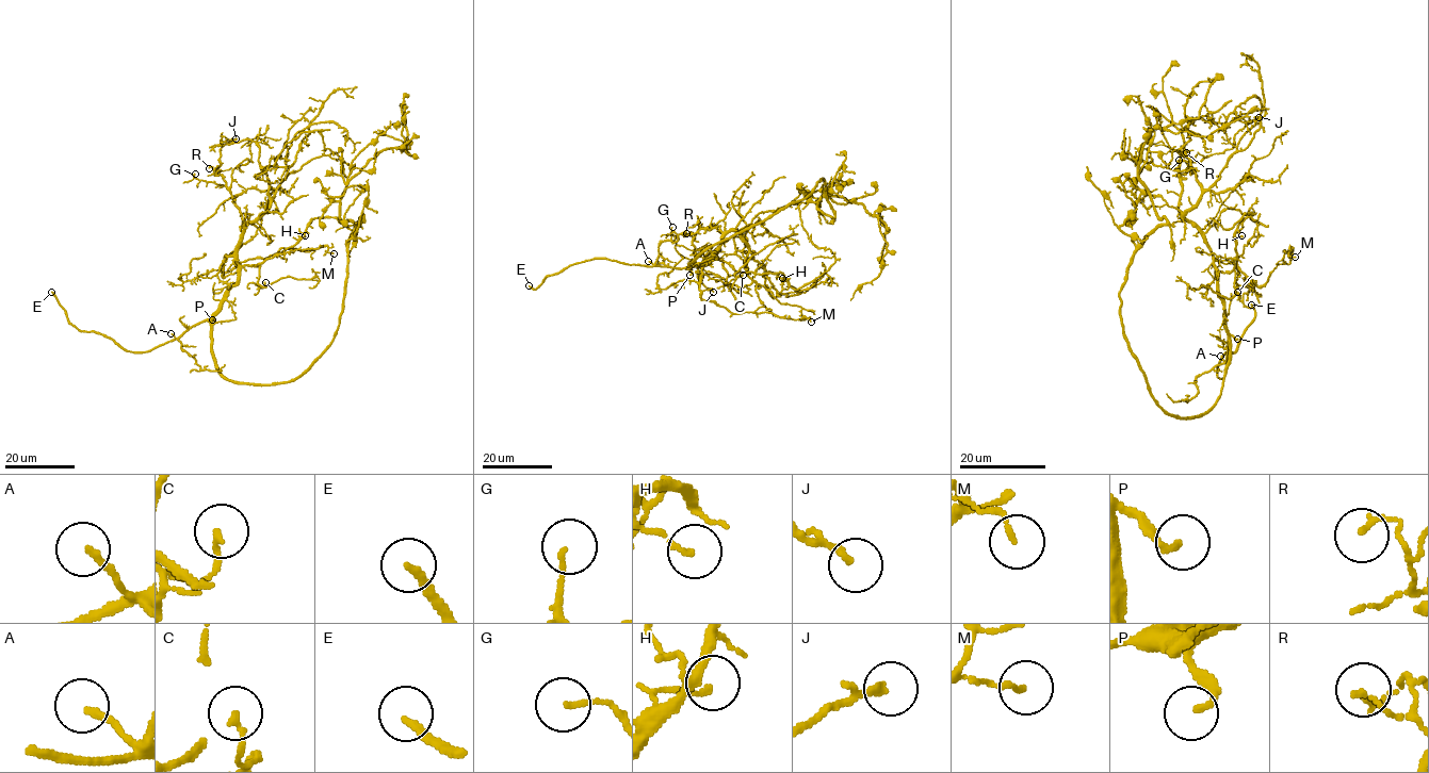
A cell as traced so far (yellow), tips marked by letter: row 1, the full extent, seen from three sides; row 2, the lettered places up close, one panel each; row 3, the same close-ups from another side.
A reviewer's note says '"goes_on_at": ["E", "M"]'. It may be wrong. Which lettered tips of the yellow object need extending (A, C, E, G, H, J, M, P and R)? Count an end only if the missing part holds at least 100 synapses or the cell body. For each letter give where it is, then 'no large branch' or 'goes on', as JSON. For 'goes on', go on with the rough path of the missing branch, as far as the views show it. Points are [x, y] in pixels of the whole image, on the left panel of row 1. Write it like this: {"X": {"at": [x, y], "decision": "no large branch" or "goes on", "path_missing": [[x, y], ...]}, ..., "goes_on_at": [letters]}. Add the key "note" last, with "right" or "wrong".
{"A": {"at": [171, 333], "decision": "no large branch"}, "C": {"at": [265, 282], "decision": "no large branch"}, "E": {"at": [51, 292], "decision": "goes on", "path_missing": [[51, 292], [27, 270], [11, 263]]}, "G": {"at": [195, 174], "decision": "no large branch"}, "H": {"at": [305, 235], "decision": "no large branch"}, "J": {"at": [236, 138], "decision": "no large branch"}, "M": {"at": [334, 253], "decision": "no large branch"}, "P": {"at": [212, 319], "decision": "goes on", "path_missing": [[212, 319], [206, 344], [198, 356], [199, 383], [209, 399], [225, 396], [237, 383]]}, "R": {"at": [209, 168], "decision": "no large branch"}, "goes_on_at": ["E", "P"], "note": "wrong"}

